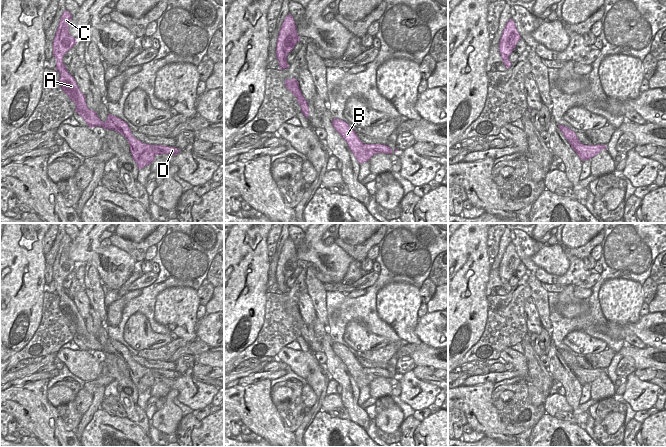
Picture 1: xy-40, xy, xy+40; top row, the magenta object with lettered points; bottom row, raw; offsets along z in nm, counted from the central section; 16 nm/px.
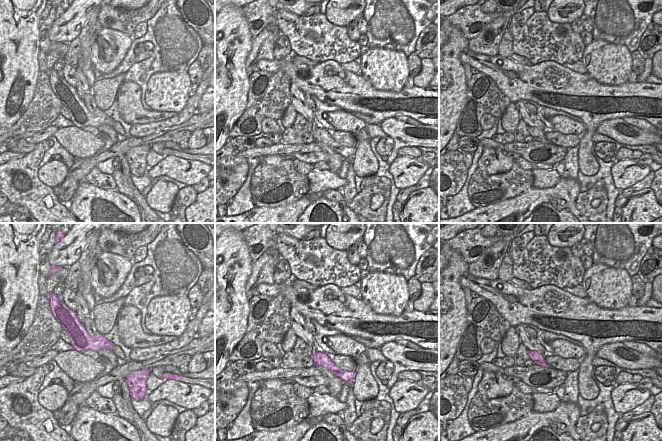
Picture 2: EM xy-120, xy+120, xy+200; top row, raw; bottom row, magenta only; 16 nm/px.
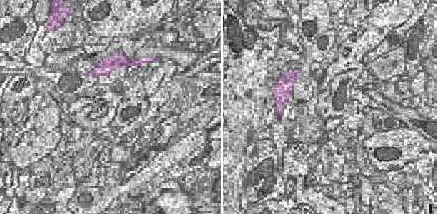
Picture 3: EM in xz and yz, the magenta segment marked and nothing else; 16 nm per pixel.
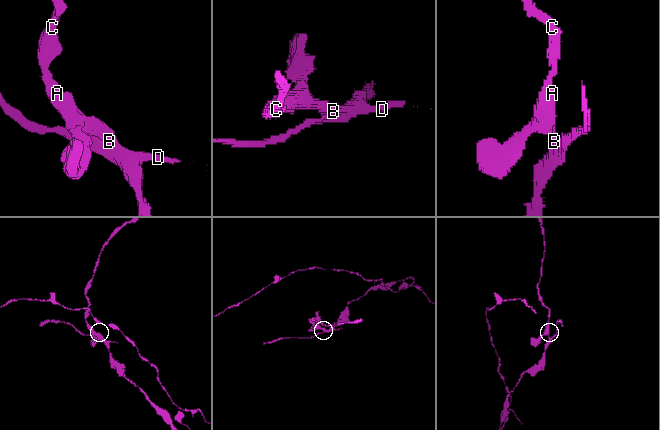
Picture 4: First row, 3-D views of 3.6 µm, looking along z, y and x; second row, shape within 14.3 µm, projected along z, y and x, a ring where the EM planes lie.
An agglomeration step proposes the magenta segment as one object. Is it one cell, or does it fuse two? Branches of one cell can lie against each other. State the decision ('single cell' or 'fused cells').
fused cells

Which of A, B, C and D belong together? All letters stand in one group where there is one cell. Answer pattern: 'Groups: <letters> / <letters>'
Groups: A B C / D.

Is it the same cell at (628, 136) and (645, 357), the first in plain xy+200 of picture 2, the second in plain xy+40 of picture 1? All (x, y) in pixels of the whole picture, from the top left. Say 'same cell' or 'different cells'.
same cell

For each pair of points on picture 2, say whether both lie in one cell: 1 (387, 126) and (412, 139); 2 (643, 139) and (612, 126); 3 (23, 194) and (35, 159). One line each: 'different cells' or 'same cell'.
1: same cell
2: same cell
3: same cell

